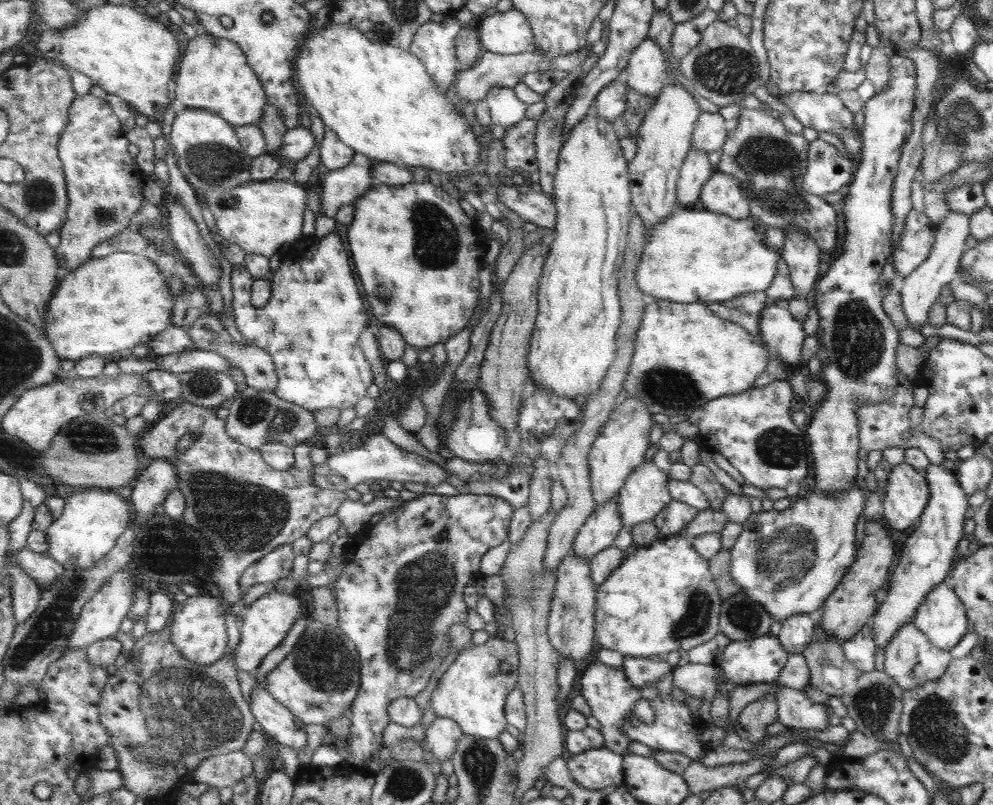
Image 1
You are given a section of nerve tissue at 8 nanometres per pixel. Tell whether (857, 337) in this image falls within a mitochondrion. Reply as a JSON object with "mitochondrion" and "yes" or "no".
{"mitochondrion":"yes"}

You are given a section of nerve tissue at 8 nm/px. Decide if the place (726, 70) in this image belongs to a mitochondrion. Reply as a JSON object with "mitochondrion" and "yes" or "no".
{"mitochondrion":"yes"}

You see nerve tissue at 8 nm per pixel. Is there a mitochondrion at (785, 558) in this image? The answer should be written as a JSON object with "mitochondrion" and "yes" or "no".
{"mitochondrion":"yes"}

